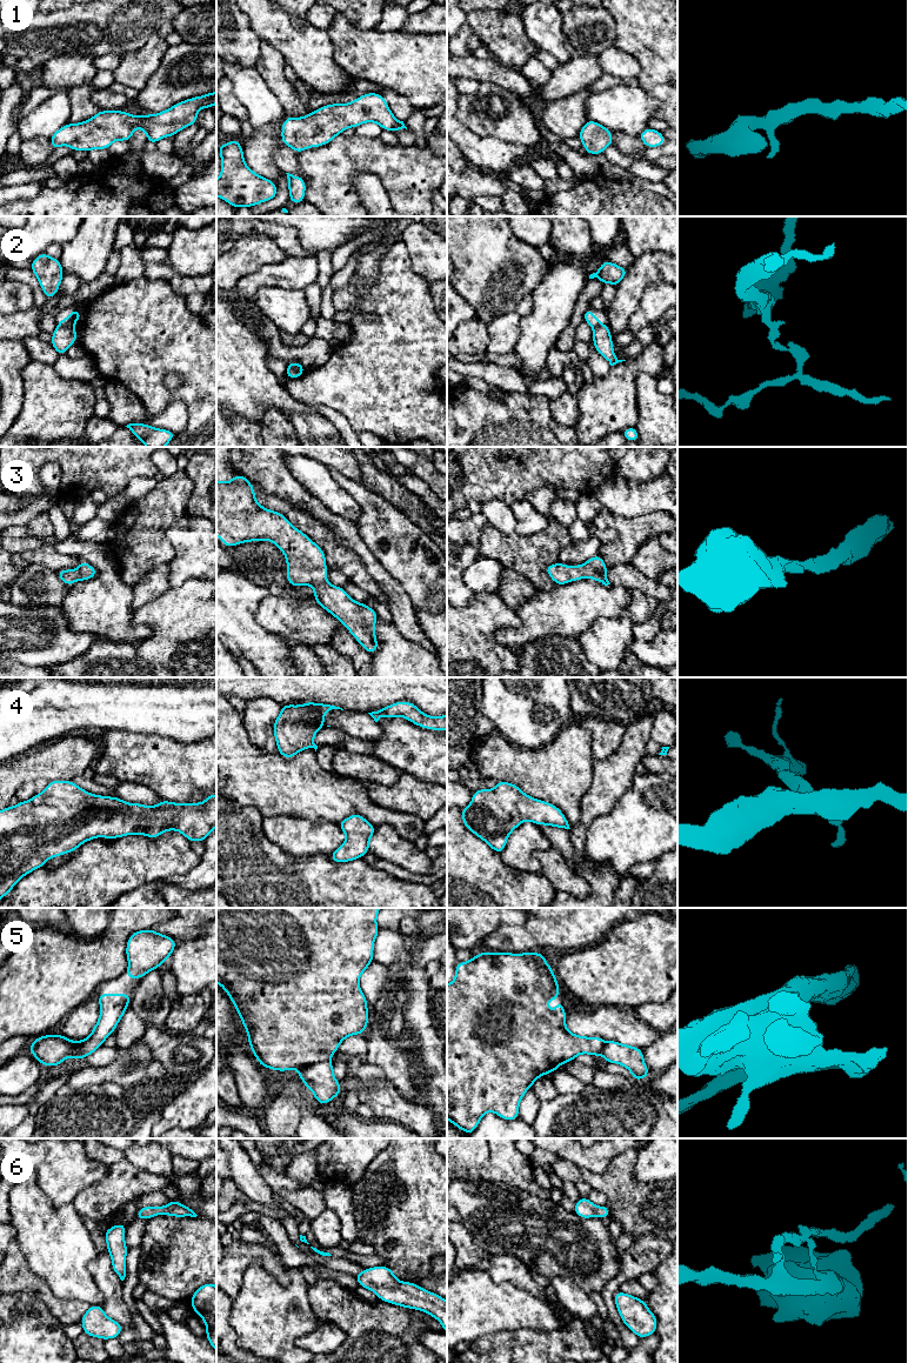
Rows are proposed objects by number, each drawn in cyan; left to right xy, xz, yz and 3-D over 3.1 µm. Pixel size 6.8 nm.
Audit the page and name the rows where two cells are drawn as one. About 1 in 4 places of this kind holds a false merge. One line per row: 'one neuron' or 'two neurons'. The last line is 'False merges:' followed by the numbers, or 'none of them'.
1: one neuron
2: two neurons
3: one neuron
4: one neuron
5: one neuron
6: one neuron
False merges: 2

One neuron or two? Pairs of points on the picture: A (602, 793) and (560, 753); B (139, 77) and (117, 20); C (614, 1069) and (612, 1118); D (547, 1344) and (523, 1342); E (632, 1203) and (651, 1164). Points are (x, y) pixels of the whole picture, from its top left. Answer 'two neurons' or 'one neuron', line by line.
A: two neurons
B: two neurons
C: two neurons
D: one neuron
E: two neurons

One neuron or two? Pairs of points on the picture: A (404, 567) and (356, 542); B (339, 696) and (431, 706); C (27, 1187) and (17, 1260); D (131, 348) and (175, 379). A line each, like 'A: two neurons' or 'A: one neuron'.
A: two neurons
B: one neuron
C: two neurons
D: two neurons

